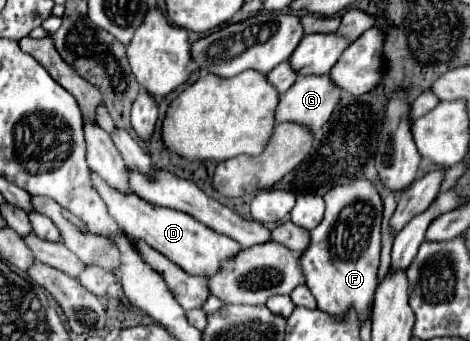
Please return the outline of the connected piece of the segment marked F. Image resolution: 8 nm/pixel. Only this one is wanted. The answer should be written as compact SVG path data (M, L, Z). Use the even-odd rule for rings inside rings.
M355 180L349 186L329 190L325 194L325 204L327 210L321 224L311 230L309 246L299 254L299 268L319 310L341 318L355 306L359 320L363 320L377 284L383 202L369 180Z

